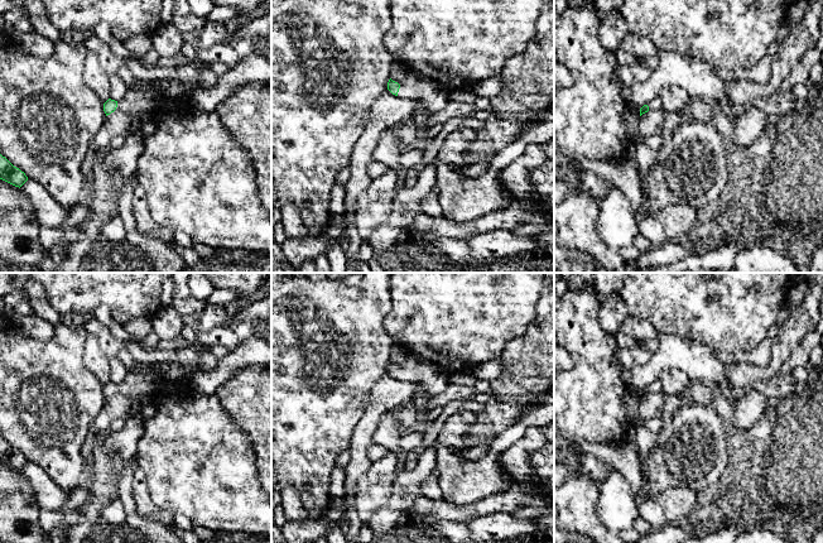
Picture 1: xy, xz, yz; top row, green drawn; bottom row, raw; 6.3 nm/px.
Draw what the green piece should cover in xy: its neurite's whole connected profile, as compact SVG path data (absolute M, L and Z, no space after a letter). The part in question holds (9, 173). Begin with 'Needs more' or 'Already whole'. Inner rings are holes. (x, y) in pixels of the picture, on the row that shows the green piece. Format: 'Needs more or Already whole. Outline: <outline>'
Already whole. Outline: M0 154L0 179L20 188L28 181L28 177Z

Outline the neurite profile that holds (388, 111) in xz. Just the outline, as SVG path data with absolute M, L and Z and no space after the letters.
M388 87L376 98L371 107L369 121L364 133L356 141L351 163L351 178L345 186L345 229L356 221L356 201L370 186L369 168L374 162L374 152L380 135L389 128L398 128L412 119L415 101L393 95Z

